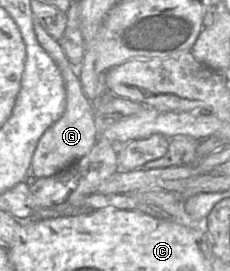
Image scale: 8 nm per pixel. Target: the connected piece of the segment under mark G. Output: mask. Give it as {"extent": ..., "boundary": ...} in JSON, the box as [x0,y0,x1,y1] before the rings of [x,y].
{"extent":[30,19,99,178],"boundary":[[[36,19],[34,31],[40,45],[58,66],[66,91],[66,108],[63,115],[43,133],[32,157],[30,176],[42,178],[57,174],[86,155],[97,142],[99,134],[92,102],[84,94],[78,73],[72,69],[59,41],[52,38]]]}

